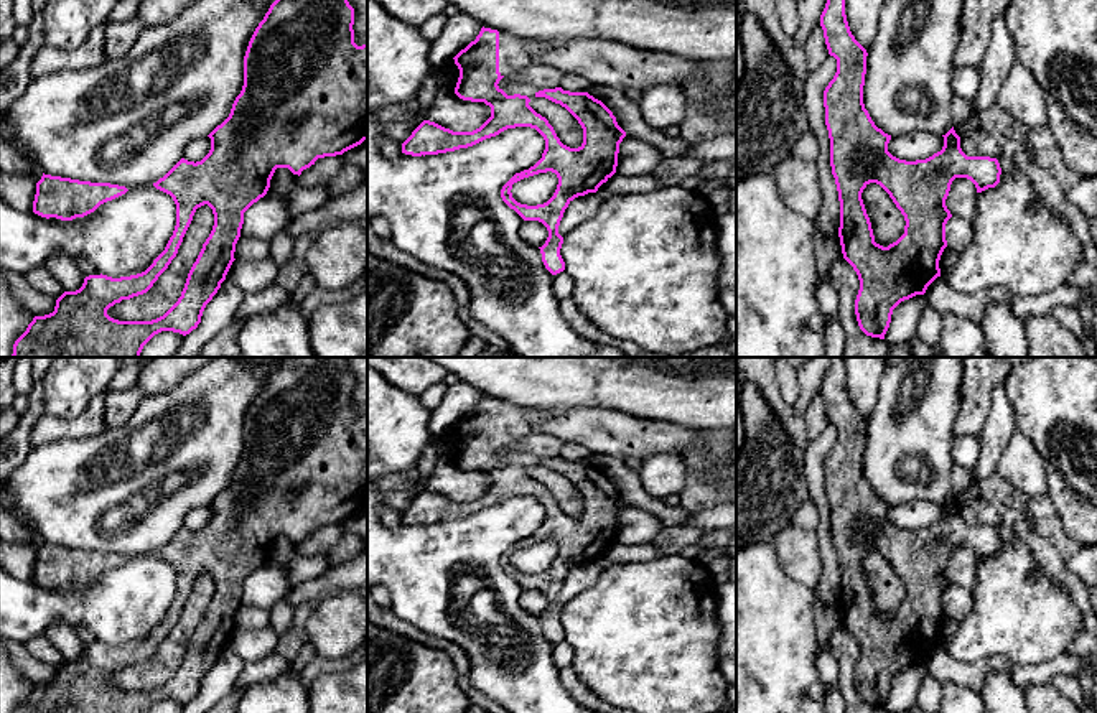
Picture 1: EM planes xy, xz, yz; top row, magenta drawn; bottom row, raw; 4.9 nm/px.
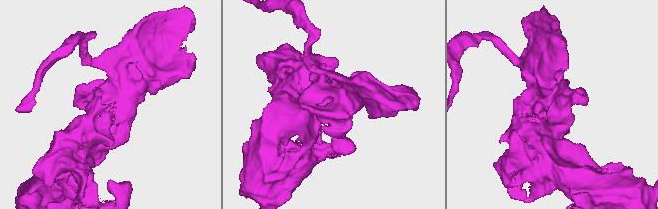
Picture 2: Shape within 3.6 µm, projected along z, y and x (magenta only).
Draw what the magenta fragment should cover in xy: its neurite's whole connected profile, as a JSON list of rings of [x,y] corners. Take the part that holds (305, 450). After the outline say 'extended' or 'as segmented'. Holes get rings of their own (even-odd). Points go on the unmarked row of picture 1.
[[[280,357],[278,367],[270,374],[268,380],[249,410],[244,425],[242,459],[236,466],[229,486],[208,504],[211,507],[209,522],[196,532],[181,527],[163,547],[153,552],[156,558],[170,563],[176,573],[176,594],[165,619],[142,642],[120,647],[112,647],[102,642],[86,645],[79,659],[64,660],[56,669],[53,682],[35,685],[26,700],[15,710],[15,713],[147,713],[155,703],[161,700],[173,700],[186,705],[196,698],[201,692],[206,673],[217,662],[232,631],[236,629],[234,621],[240,606],[244,581],[267,563],[275,538],[288,537],[293,543],[300,545],[301,540],[315,534],[318,527],[343,524],[344,520],[367,509],[367,412],[362,415],[354,412],[352,394],[354,377],[349,374],[344,357]]]; extended

